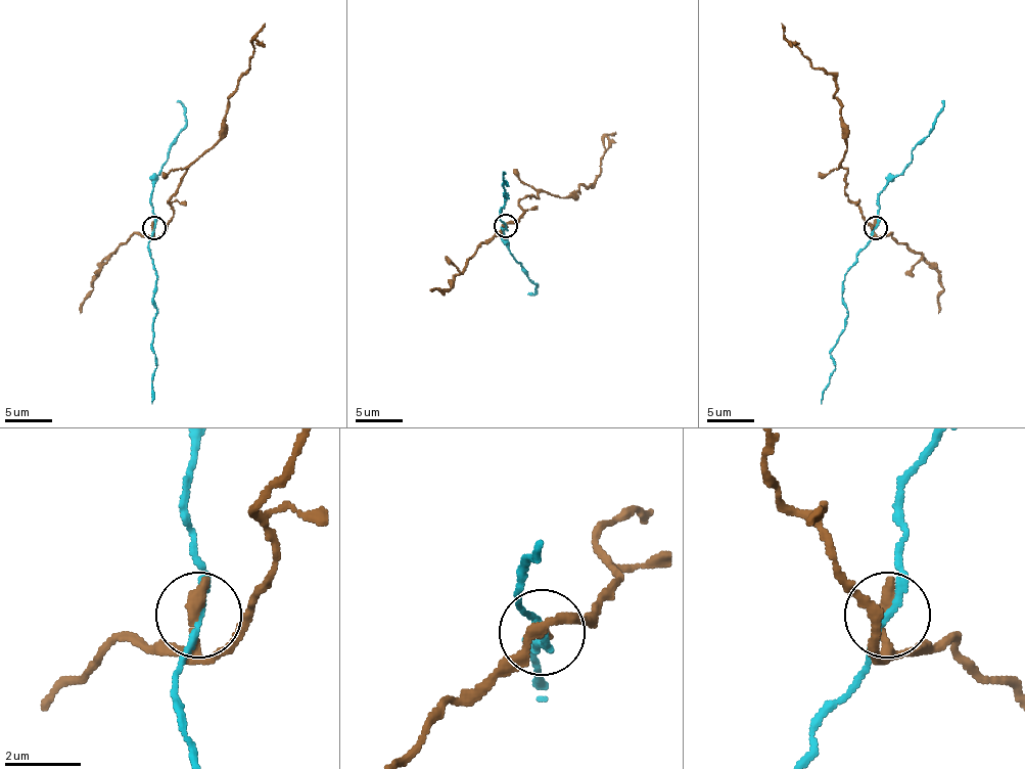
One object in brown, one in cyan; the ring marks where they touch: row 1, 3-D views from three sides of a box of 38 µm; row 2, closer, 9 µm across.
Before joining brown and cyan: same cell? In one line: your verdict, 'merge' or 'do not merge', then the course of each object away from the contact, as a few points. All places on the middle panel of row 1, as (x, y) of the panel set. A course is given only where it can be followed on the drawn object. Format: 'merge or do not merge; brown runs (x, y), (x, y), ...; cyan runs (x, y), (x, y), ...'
do not merge; brown runs (506, 225), (524, 214), (520, 201), (527, 194), (567, 196), (588, 187), (600, 173), (604, 138), (616, 131); cyan runs (506, 225), (499, 218), (508, 194), (506, 192), (508, 196), (504, 194), (504, 171)

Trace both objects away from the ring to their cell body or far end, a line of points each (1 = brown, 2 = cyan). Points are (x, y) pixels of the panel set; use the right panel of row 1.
1: (874, 227), (870, 236), (872, 227), (844, 191), (846, 142), (837, 81), (816, 70), (781, 23)
2: (874, 227), (868, 245), (844, 276), (844, 332), (830, 354), (834, 370), (821, 403)

